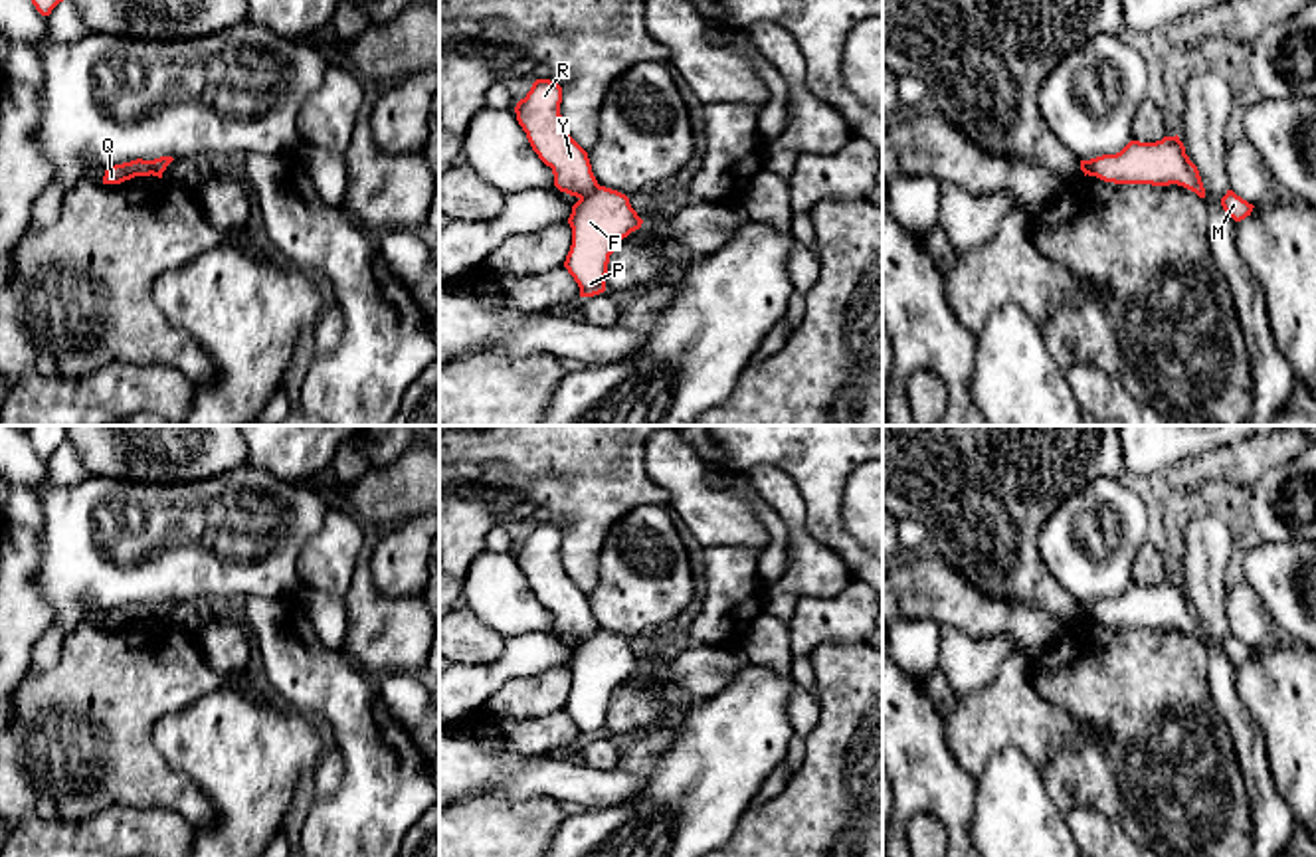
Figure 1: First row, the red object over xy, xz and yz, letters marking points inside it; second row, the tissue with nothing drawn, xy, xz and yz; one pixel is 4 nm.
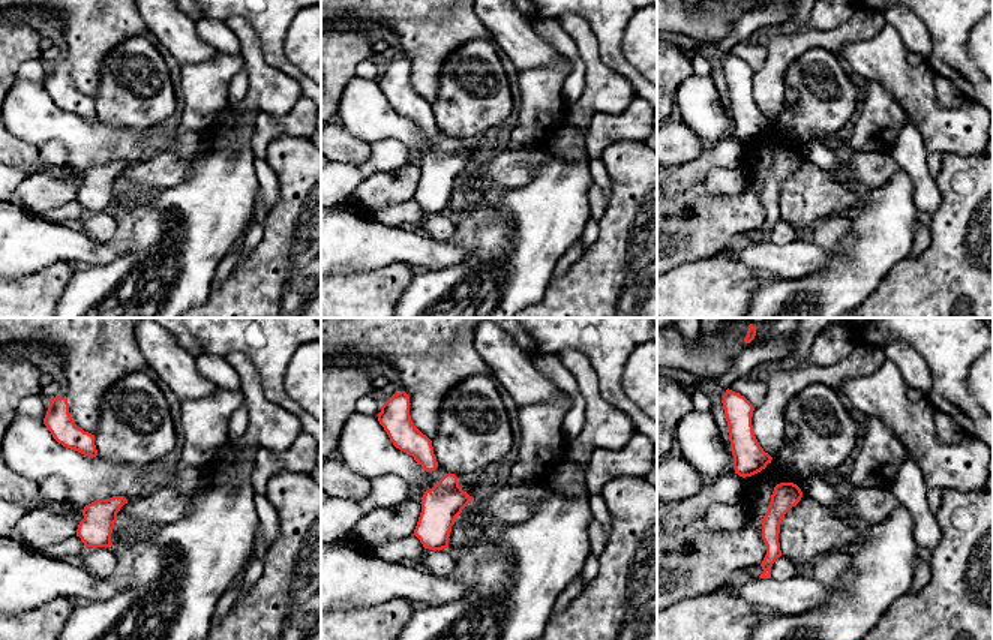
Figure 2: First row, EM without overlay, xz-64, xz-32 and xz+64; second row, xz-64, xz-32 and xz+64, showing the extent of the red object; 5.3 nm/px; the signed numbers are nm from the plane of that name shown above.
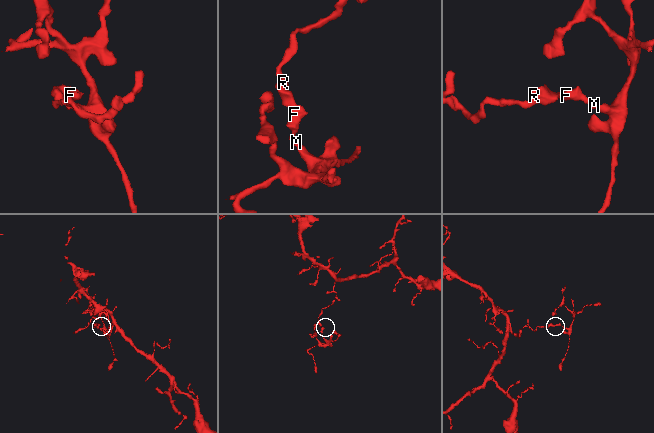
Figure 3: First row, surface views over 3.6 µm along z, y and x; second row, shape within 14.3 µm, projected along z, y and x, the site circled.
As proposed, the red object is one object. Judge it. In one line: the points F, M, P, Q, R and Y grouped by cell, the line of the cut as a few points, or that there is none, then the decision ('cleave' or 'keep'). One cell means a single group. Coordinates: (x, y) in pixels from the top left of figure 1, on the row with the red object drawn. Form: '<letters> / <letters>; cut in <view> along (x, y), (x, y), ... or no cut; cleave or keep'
F M P / Q R Y; cut in xz along (598, 185), (580, 198); cleave

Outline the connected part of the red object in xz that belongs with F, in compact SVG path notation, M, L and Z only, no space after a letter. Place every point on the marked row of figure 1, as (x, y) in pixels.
M598 186L572 206L568 224L572 245L564 267L578 283L580 297L600 295L606 291L610 255L643 220L625 194Z

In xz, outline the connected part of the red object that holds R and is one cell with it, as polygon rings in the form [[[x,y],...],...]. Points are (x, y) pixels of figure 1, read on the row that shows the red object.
[[[536,79],[526,97],[517,103],[515,113],[532,150],[552,168],[554,186],[584,198],[600,184],[588,152],[564,129],[560,103],[562,87],[550,79]]]

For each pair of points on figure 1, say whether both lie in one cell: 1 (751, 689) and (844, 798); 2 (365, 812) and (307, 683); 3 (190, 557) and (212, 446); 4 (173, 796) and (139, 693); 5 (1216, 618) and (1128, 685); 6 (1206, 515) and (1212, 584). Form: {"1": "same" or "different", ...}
{"1": "different", "2": "same", "3": "different", "4": "same", "5": "different", "6": "same"}

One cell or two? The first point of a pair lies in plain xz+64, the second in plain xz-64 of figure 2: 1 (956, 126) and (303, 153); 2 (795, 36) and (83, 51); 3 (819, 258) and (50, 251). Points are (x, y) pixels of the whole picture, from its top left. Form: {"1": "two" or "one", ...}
{"1": "two", "2": "one", "3": "one"}

